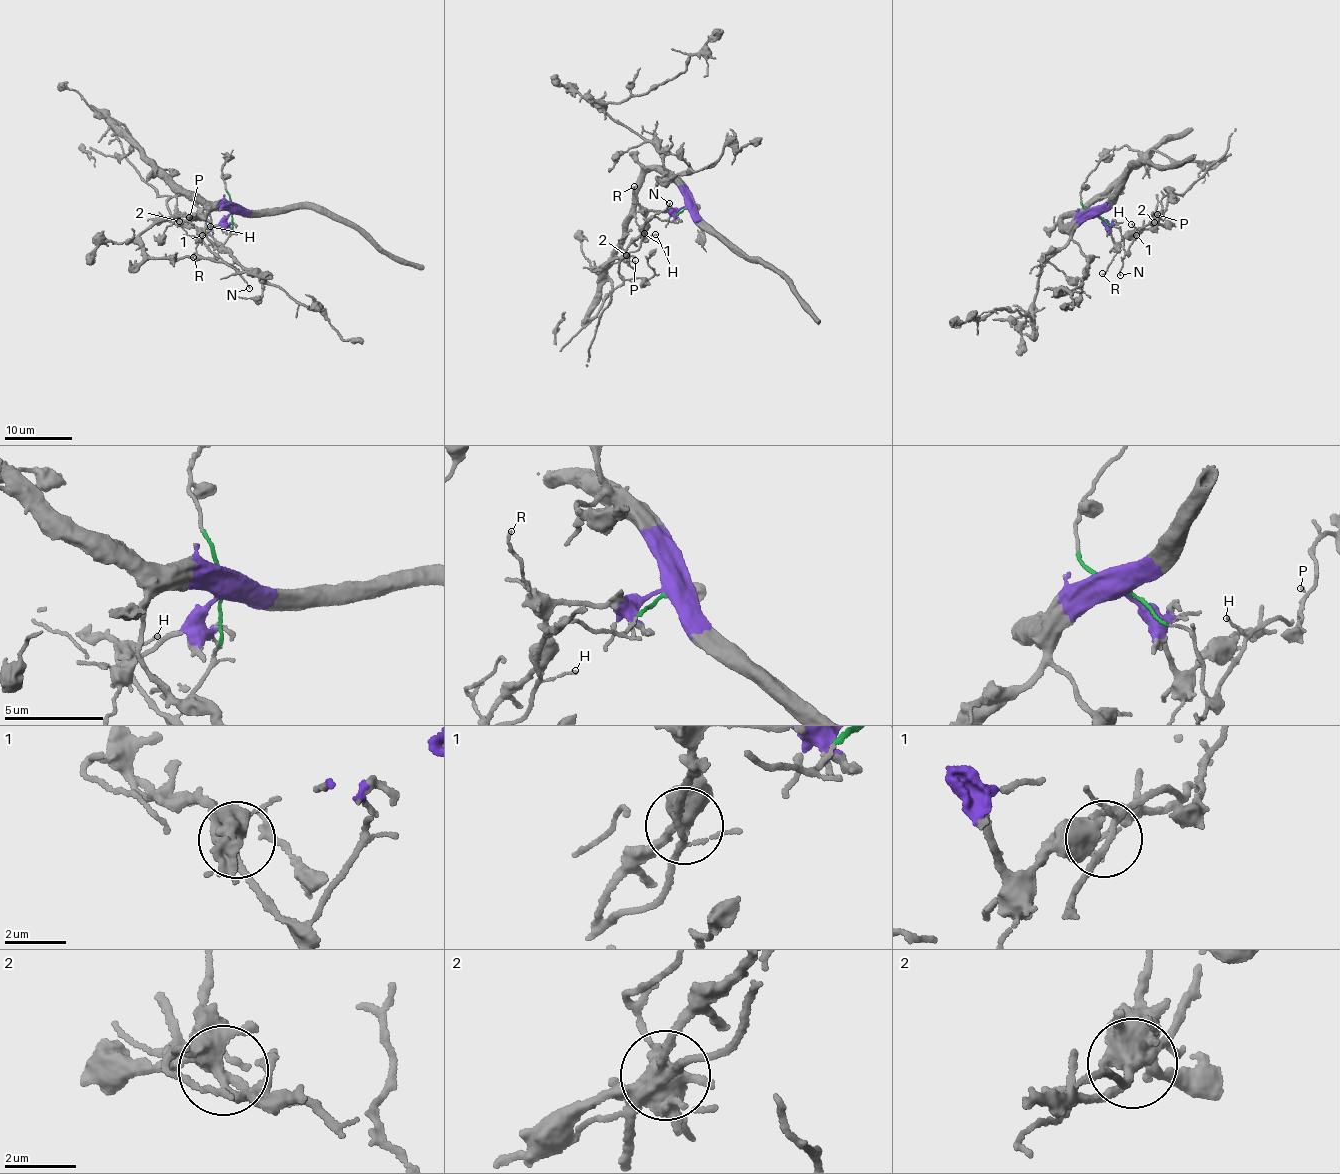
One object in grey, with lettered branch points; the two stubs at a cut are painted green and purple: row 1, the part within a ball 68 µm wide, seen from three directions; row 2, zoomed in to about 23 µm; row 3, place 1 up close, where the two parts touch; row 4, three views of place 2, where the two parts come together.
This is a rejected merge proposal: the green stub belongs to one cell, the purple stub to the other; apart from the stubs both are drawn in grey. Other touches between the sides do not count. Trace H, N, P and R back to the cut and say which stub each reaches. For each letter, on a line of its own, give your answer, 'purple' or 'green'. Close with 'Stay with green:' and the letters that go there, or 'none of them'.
H: green
N: green
P: purple
R: purple
Stay with green: H, N

